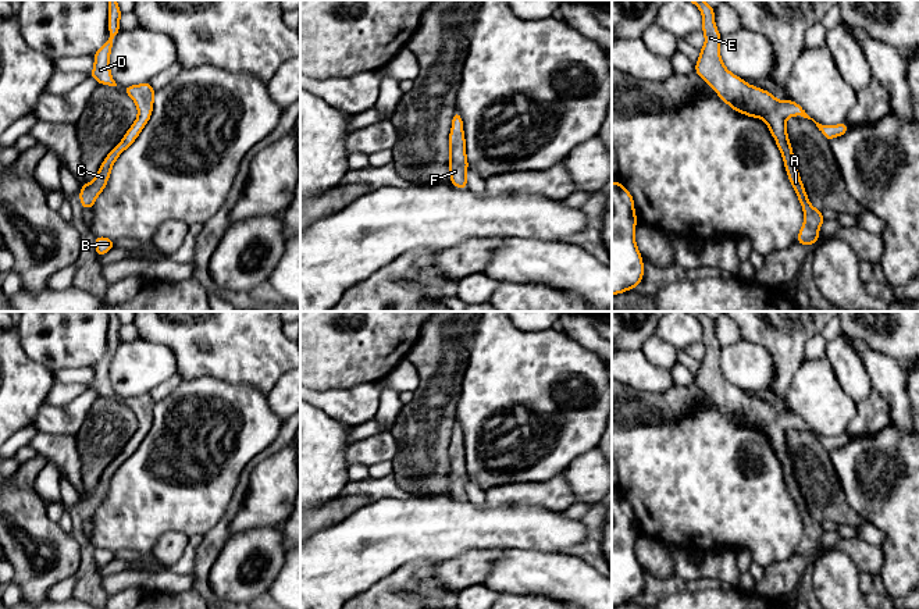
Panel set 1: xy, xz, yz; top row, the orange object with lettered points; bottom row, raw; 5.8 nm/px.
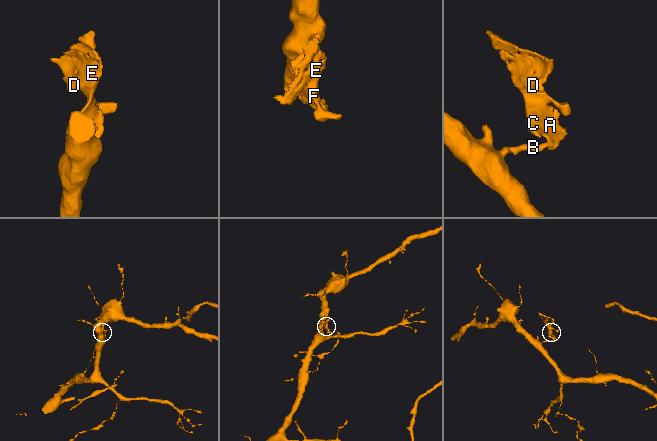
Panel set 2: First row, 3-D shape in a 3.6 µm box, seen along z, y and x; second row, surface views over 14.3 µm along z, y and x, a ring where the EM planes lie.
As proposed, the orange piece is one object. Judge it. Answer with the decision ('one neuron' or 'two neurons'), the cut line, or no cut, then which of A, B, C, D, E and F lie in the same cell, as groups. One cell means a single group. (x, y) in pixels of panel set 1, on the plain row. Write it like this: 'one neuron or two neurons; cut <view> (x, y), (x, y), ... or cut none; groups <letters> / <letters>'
one neuron; cut none; groups A B C D E F

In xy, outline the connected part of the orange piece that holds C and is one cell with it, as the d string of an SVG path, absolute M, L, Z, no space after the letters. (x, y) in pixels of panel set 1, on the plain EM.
M150 393L140 396L125 398L122 402L135 413L138 419L138 428L131 439L127 442L121 453L106 467L96 489L92 494L82 496L79 502L79 512L83 521L92 520L99 506L106 499L114 474L122 463L125 463L139 448L145 437L149 434L153 424L156 402Z

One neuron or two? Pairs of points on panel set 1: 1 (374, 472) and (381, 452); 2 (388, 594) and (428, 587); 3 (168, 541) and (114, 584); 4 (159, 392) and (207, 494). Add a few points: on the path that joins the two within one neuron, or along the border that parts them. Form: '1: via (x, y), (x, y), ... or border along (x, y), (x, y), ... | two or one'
1: border along (391, 460), (380, 460), (369, 467) | two
2: via (398, 594), (419, 591) | one
3: border along (161, 566), (170, 567) | two
4: border along (182, 381), (156, 402) | two

